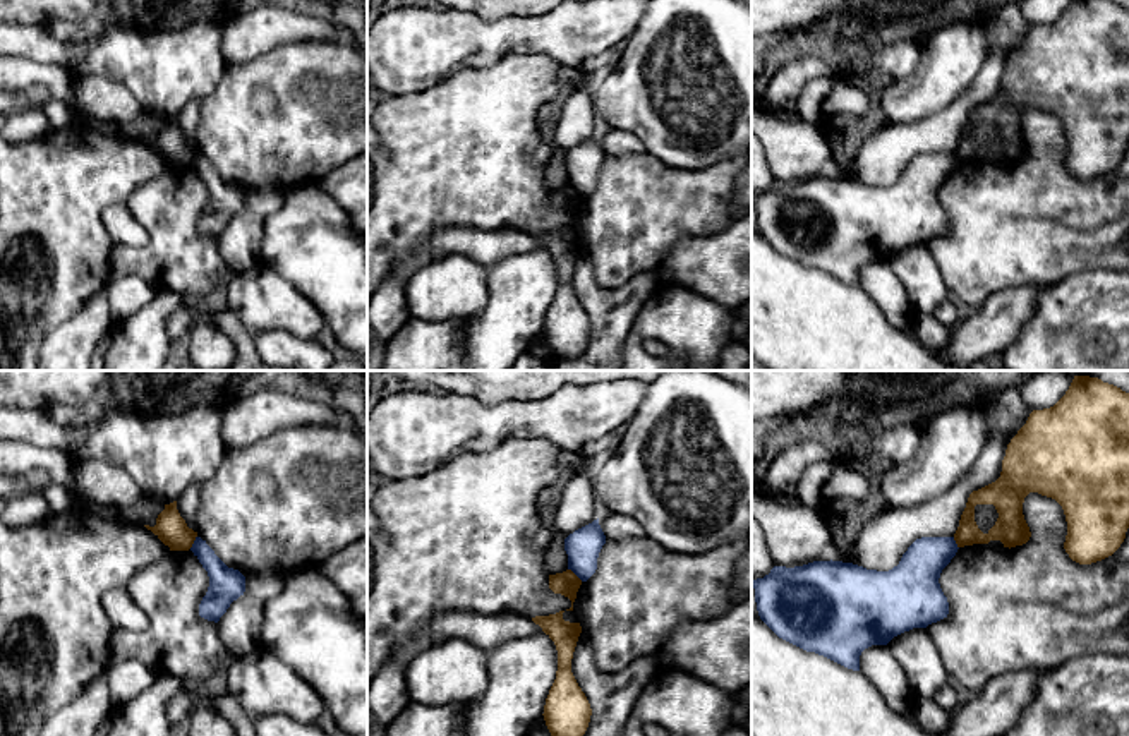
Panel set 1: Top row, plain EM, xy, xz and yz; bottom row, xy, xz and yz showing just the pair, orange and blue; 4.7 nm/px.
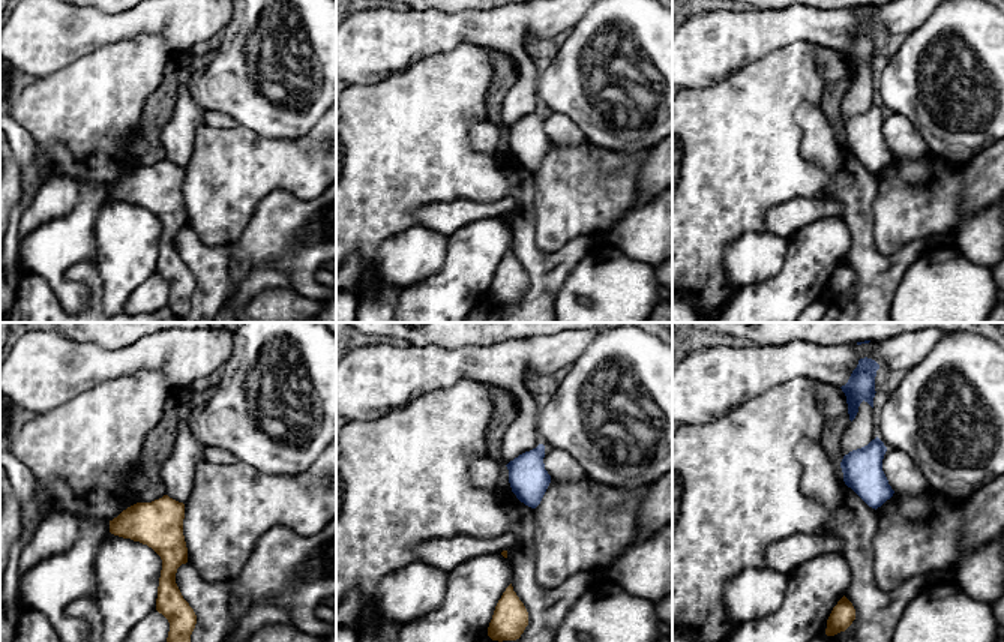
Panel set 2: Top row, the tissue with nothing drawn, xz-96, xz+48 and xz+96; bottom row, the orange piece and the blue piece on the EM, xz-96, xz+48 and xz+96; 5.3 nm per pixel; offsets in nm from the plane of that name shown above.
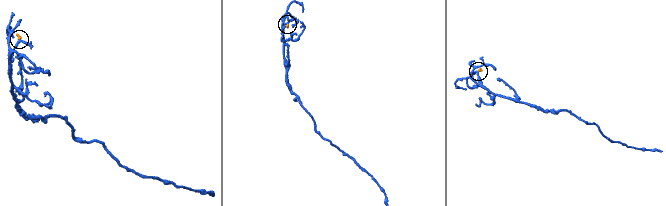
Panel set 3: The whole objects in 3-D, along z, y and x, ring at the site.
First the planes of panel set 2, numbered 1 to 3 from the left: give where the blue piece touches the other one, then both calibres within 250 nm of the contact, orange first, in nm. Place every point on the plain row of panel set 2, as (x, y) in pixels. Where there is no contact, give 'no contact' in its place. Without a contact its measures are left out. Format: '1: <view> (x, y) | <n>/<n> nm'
1: no contact
2: no contact
3: no contact

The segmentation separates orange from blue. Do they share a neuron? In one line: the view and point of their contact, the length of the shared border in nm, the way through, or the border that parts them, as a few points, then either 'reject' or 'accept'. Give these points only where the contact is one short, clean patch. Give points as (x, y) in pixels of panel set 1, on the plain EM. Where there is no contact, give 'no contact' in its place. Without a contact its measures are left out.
contact xz (573, 189); length 90 nm; border xz (568, 184), (582, 196); reject

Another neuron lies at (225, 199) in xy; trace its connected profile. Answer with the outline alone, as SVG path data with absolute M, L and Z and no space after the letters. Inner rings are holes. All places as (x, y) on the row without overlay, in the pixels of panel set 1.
M196 153L190 166L209 192L208 208L199 220L199 232L218 238L230 220L244 211L245 192L238 185L228 184L201 153Z

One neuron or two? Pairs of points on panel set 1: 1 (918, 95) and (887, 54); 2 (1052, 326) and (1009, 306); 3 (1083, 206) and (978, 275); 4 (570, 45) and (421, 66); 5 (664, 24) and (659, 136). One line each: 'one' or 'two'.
1: two
2: two
3: one
4: one
5: one

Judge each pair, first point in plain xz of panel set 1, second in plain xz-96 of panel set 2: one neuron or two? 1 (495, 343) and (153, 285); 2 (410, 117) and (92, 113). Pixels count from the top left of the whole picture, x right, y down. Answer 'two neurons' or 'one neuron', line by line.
1: two neurons
2: one neuron

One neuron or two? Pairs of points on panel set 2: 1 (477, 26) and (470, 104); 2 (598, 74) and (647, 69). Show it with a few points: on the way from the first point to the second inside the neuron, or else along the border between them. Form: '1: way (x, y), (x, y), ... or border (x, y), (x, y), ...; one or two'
1: border (491, 50), (482, 45), (456, 44), (441, 53); two
2: way (610, 74), (629, 74), (635, 71); one

